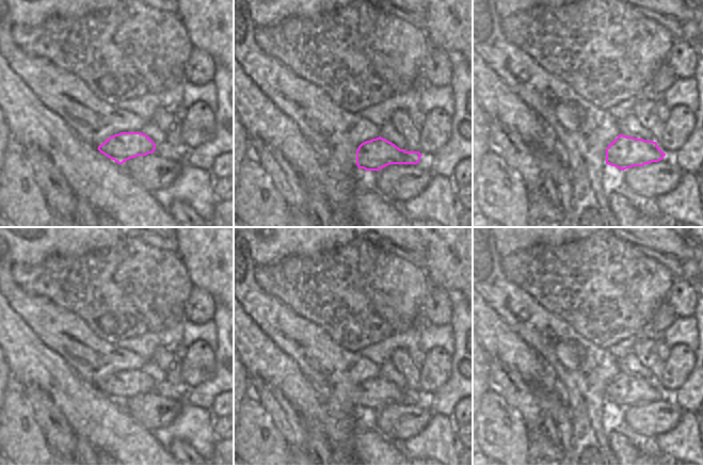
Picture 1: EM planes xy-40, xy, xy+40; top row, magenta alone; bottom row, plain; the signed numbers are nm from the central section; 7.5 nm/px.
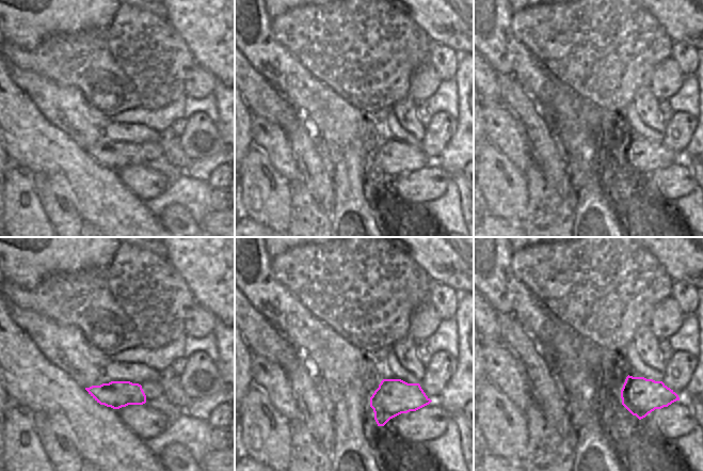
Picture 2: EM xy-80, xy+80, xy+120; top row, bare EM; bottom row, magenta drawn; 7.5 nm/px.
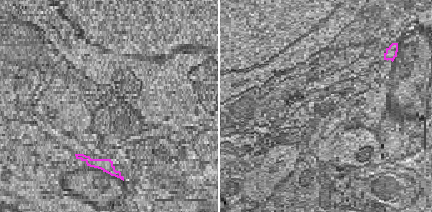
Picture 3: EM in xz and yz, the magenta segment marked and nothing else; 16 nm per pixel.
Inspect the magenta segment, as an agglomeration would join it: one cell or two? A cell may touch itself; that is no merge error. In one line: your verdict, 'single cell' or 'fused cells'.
single cell

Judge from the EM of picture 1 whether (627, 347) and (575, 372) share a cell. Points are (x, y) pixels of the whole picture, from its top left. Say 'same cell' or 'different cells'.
different cells

